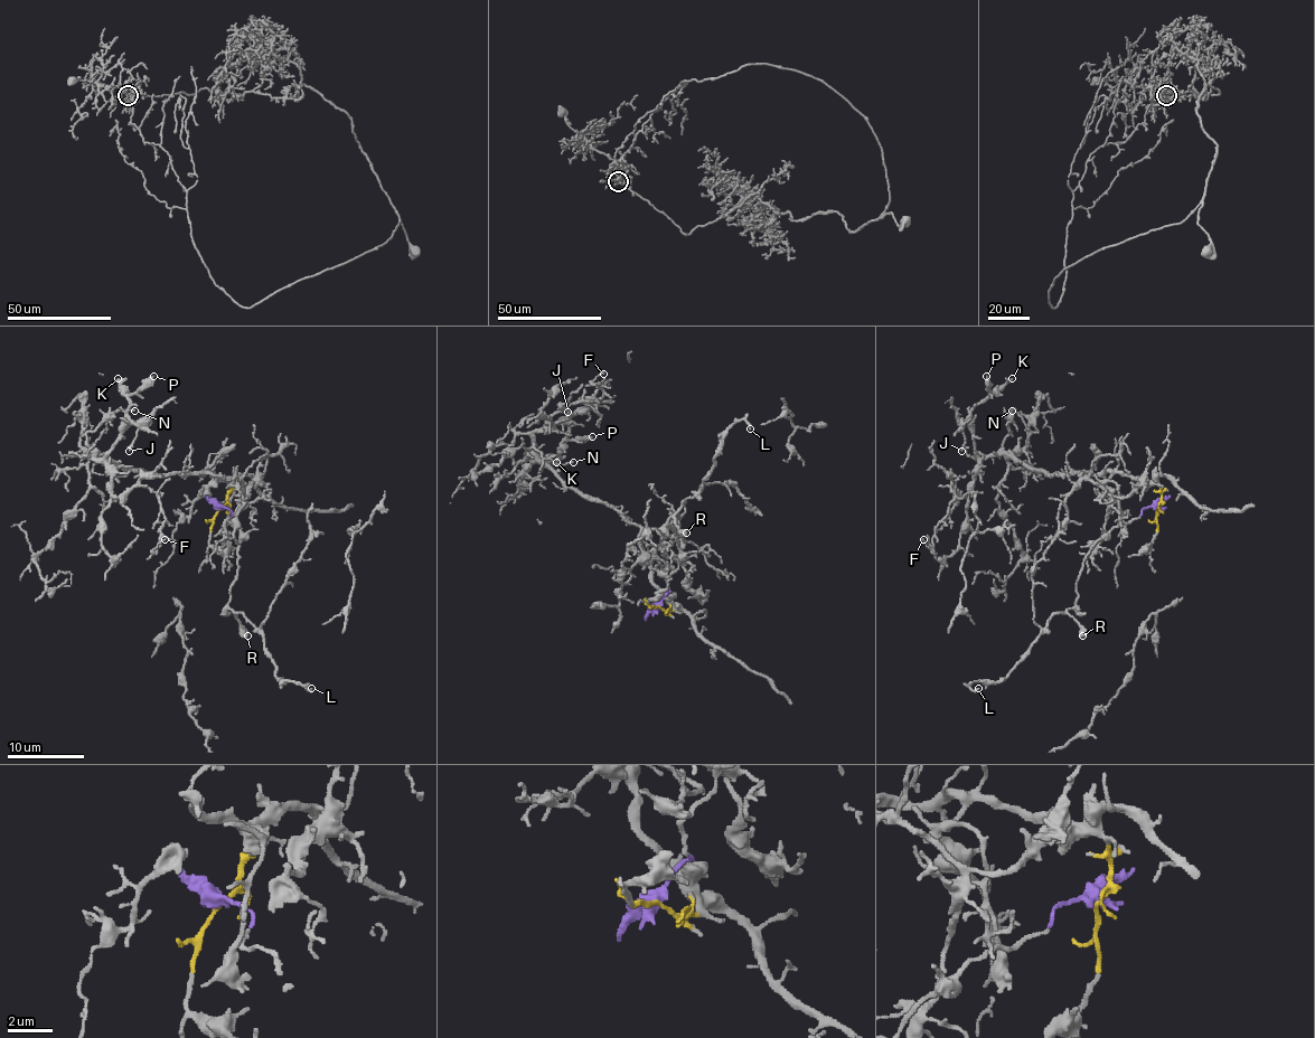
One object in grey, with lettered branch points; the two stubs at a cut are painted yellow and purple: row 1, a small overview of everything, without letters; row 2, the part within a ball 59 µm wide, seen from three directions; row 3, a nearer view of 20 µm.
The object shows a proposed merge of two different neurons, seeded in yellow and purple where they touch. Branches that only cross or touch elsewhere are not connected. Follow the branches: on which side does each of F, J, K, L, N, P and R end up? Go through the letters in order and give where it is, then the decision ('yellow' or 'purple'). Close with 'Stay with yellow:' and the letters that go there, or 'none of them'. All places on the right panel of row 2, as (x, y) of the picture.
F: place (923, 539); yellow
J: place (961, 451); yellow
K: place (1012, 378); yellow
L: place (978, 688); purple
N: place (1012, 411); yellow
P: place (986, 376); yellow
R: place (1082, 635); purple
Stay with yellow: F, J, K, N, P

